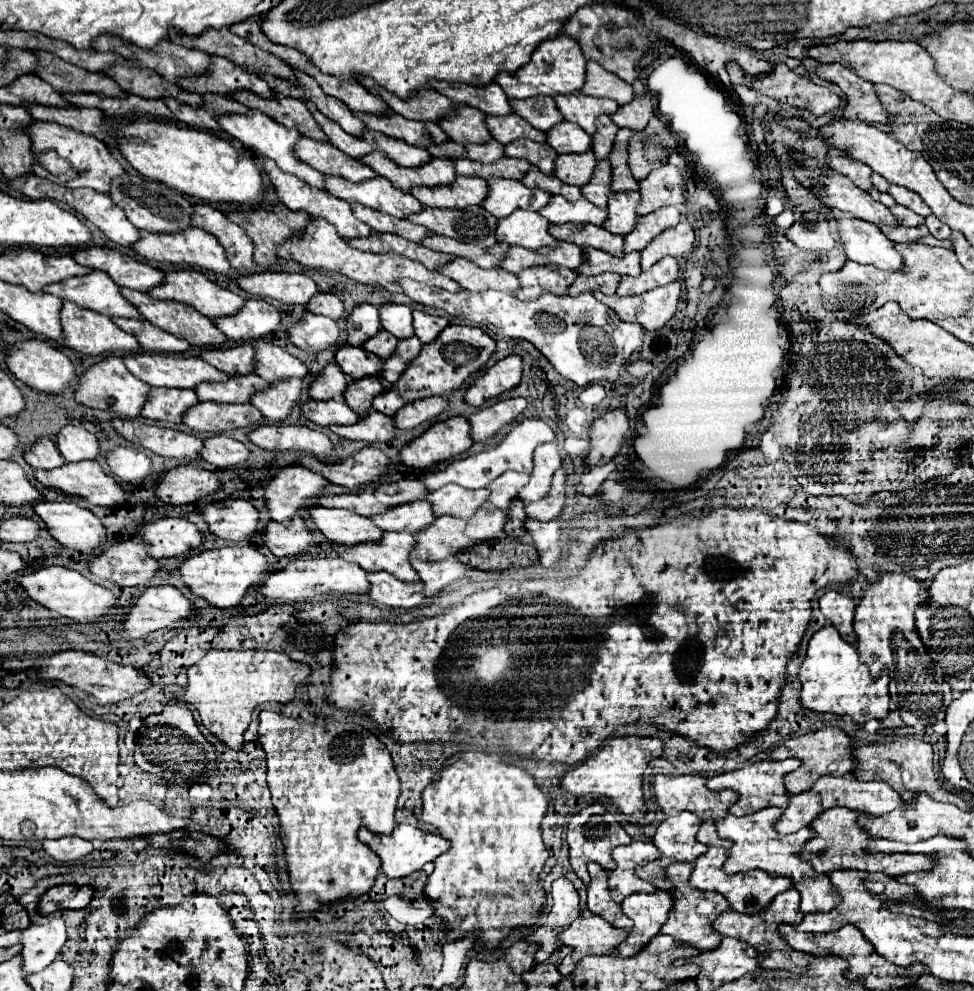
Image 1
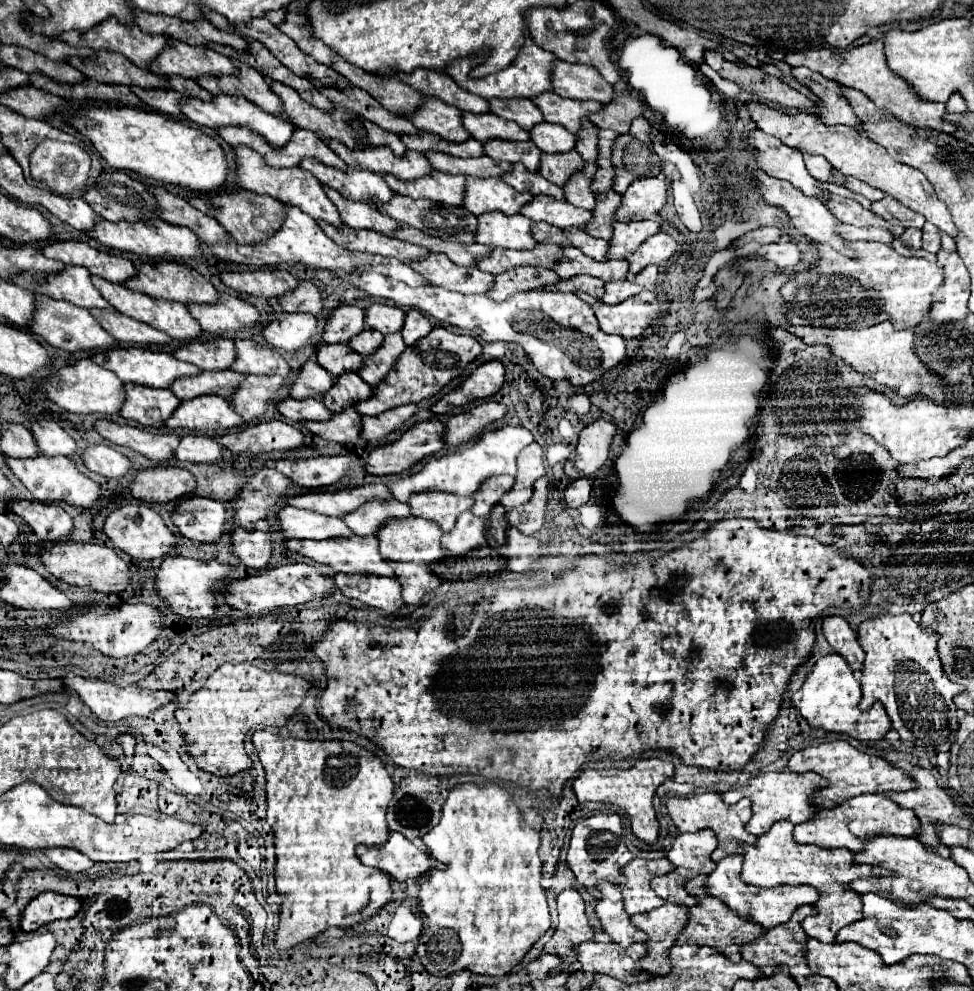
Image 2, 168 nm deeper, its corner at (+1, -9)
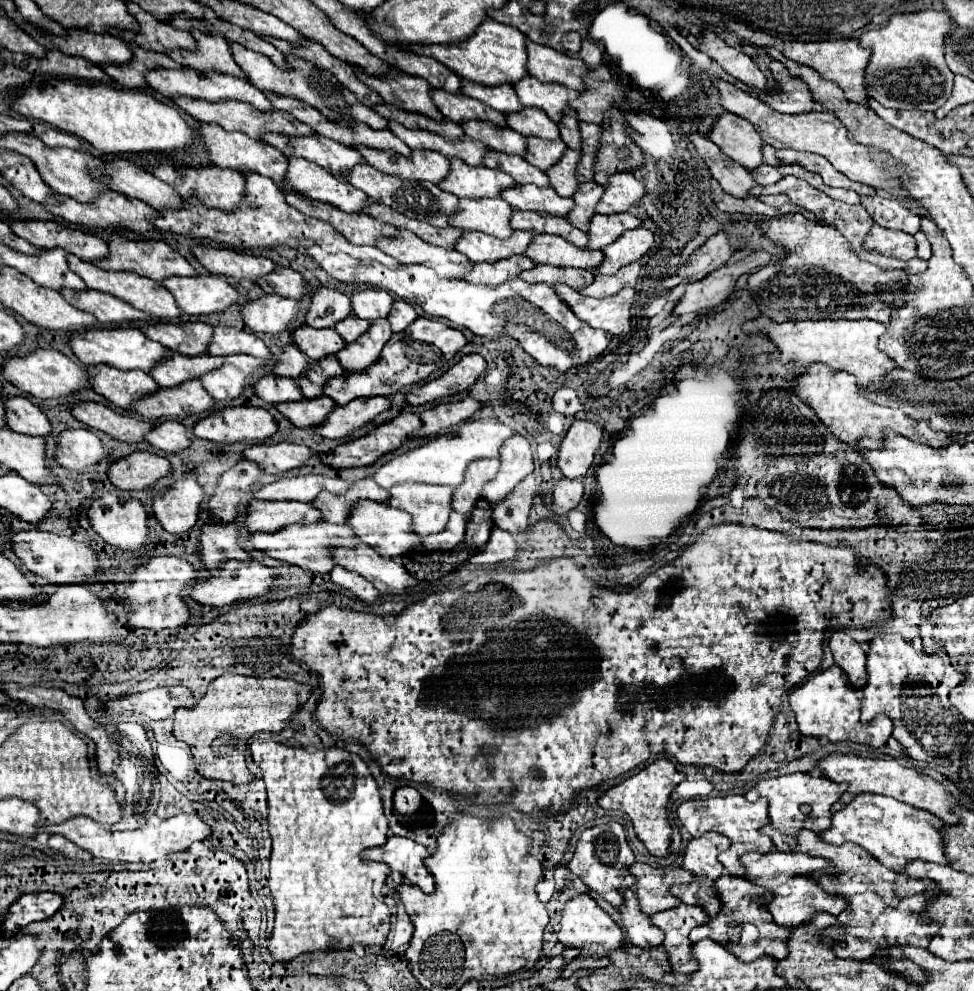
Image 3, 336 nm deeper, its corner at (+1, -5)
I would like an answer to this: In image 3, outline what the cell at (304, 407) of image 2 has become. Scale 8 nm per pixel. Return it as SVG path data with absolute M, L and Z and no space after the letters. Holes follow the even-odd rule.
M272 373L258 379L254 385L254 393L268 401L268 403L282 403L282 401L300 401L304 399L296 381L288 381L284 377L274 377Z

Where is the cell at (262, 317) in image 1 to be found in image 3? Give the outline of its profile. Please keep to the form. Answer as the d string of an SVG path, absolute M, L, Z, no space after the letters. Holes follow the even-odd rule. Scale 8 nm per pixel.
M196 275L196 277L168 277L162 285L174 295L176 305L186 315L208 315L224 311L238 301L238 293L224 277Z

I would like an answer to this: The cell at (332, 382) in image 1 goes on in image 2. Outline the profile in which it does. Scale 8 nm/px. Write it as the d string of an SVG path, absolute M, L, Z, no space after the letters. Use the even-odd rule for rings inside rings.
M306 361L300 375L296 377L296 381L290 387L290 395L294 399L308 399L308 397L322 397L324 393L328 393L328 389L332 389L334 385L334 377L320 367L314 361Z

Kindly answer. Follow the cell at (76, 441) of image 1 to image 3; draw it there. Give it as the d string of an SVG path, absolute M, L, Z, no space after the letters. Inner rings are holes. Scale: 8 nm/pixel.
M26 397L4 399L4 411L6 411L6 425L16 433L44 437L50 435L52 431L50 421L40 411L40 407L30 403Z

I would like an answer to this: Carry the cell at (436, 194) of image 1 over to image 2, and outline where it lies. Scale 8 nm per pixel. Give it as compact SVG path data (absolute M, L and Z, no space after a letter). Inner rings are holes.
M432 173L430 177L422 177L418 181L400 181L392 175L384 177L388 187L404 197L412 199L430 199L436 203L446 205L462 205L464 191L466 191L466 177L464 175L446 175L446 173Z

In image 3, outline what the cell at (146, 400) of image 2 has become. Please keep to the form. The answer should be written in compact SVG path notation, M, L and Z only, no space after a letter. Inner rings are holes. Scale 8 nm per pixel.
M84 365L84 369L88 369L88 377L92 377L92 389L122 409L130 409L132 401L158 389L156 381L140 369L128 373L108 369L108 365Z

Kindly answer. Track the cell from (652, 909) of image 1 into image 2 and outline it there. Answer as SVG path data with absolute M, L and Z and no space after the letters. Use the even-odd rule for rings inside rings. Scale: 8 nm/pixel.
M664 903L648 913L636 913L630 917L632 925L640 927L648 933L646 949L648 953L638 961L640 969L650 975L668 973L672 967L668 965L668 949L674 945L678 933L686 925L688 907L676 903Z

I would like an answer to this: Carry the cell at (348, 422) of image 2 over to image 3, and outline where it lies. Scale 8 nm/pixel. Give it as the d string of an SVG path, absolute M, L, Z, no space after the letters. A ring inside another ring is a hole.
M324 395L324 397L304 399L304 401L286 401L284 405L276 405L274 403L274 407L292 425L296 425L300 429L314 429L314 427L318 427L326 419L330 409L334 407L334 401Z

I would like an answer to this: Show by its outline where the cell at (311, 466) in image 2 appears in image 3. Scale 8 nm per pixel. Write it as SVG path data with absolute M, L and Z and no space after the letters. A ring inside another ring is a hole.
M276 443L276 445L252 445L242 451L244 459L254 461L268 475L284 475L290 469L300 467L308 457L310 449L304 445Z

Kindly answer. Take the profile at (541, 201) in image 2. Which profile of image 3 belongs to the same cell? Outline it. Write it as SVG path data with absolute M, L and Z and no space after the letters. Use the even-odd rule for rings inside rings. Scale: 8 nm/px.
M514 185L514 189L506 189L500 195L514 209L546 211L546 213L556 215L556 217L566 217L566 213L574 207L574 201L572 199L560 197L552 187Z

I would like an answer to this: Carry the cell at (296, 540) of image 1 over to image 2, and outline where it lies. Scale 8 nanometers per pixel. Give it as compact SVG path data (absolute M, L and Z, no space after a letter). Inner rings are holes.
M242 527L232 529L232 551L248 567L264 569L272 557L272 531L246 531Z

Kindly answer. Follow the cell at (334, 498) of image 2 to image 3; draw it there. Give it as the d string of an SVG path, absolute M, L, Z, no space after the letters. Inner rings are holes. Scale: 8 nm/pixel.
M294 475L294 477L280 477L278 481L264 485L252 491L254 499L270 499L270 501L302 501L310 503L316 499L320 491L330 493L346 493L350 487L348 481L326 477L326 475Z

